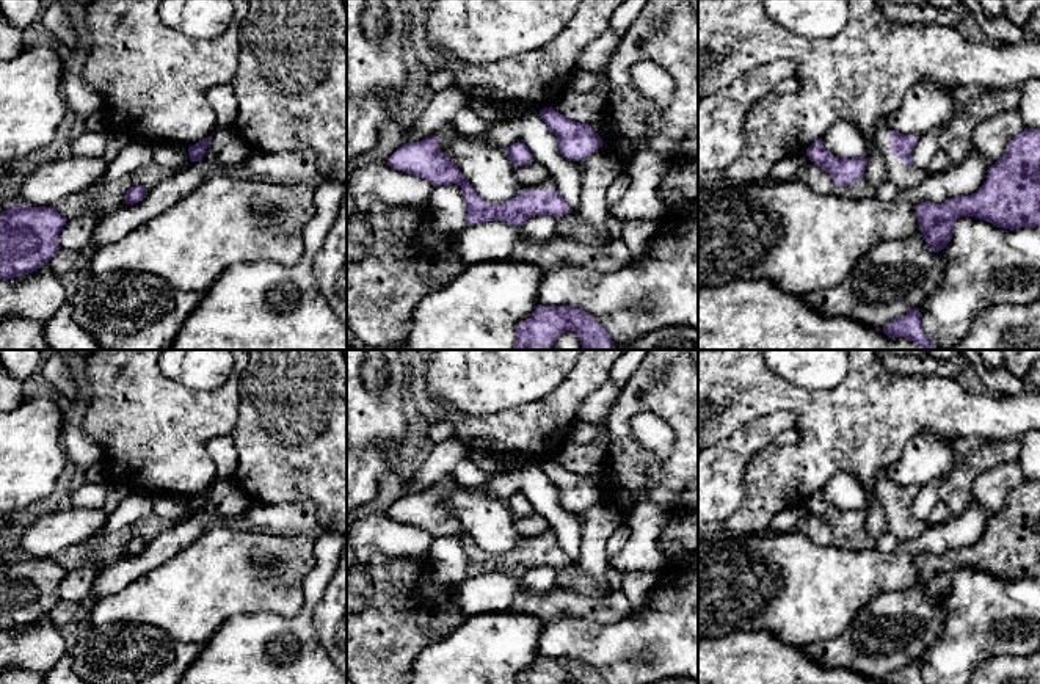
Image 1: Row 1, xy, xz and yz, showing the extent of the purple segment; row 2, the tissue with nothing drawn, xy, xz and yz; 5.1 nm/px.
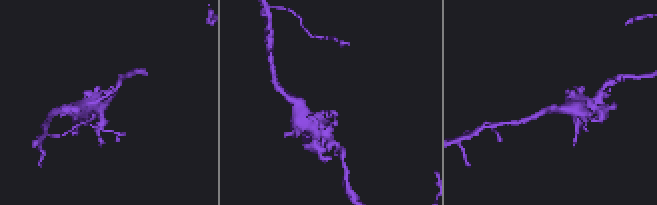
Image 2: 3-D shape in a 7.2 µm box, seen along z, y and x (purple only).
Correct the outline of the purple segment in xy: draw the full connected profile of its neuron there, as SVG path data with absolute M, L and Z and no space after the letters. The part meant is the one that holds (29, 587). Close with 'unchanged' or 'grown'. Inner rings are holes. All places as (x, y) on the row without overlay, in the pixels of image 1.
M8 558L0 565L0 631L36 623L61 599L58 585L67 569L53 558Z | unchanged

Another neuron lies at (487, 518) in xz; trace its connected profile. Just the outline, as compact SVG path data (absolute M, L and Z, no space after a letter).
M456 485L449 496L438 496L438 500L458 518L464 532L485 552L505 554L525 541L515 529L515 516L507 502L485 488L467 489Z

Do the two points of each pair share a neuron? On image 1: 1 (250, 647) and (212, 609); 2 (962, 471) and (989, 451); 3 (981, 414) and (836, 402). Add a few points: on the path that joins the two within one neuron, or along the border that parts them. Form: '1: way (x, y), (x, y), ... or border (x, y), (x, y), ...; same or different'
1: border (261, 611), (231, 615), (201, 645); different
2: way (968, 468), (982, 457); same
3: way (945, 410), (940, 407), (872, 407); same

